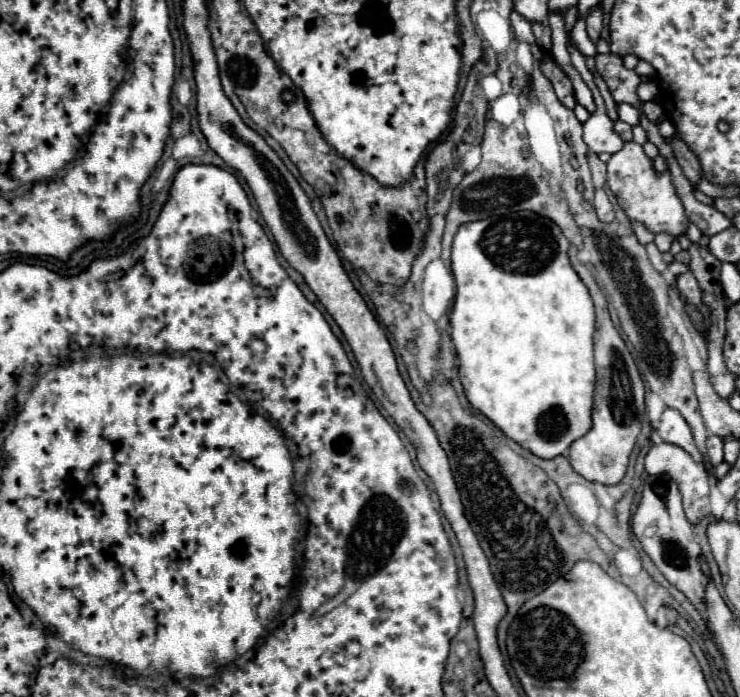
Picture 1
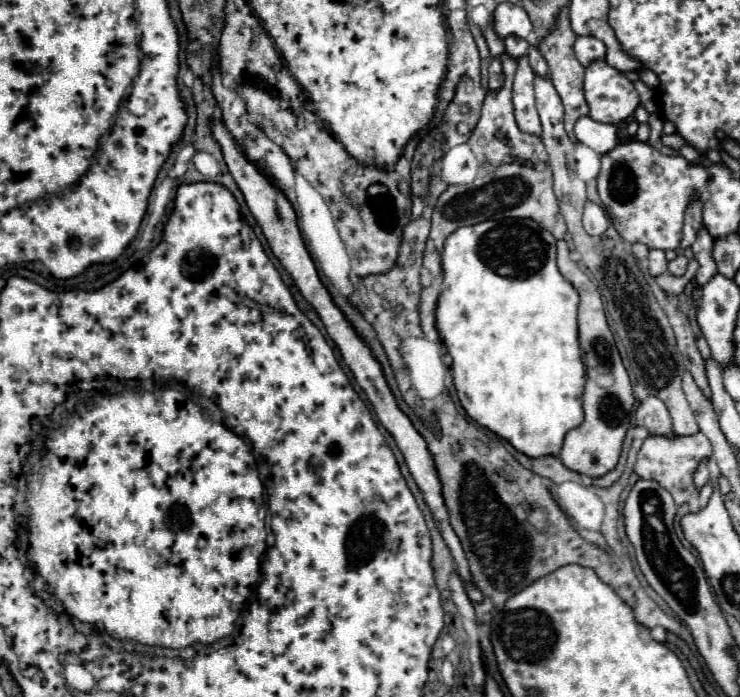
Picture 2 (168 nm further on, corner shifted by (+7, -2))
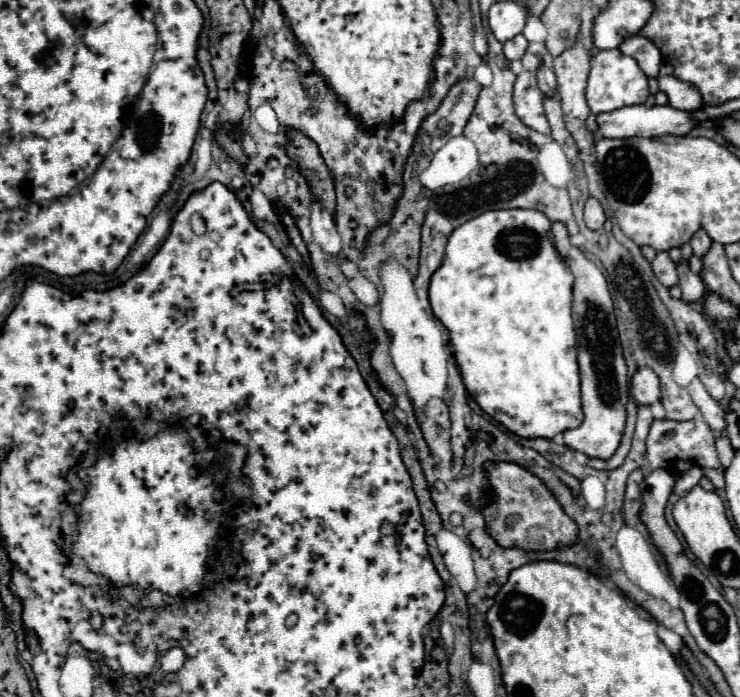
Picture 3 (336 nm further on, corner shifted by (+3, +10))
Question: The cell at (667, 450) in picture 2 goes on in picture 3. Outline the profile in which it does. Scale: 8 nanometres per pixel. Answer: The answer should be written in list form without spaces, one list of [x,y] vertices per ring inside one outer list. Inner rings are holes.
[[[653,420],[645,444],[647,444],[649,470],[663,468],[677,476],[677,474],[687,472],[693,466],[721,468],[721,464],[717,460],[717,450],[715,450],[715,434],[703,420],[689,420],[689,422]]]

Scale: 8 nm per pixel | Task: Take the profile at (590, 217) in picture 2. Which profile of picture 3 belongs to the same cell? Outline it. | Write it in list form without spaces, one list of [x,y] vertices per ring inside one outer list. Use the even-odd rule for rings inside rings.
[[[589,198],[585,204],[585,224],[591,230],[599,230],[605,224],[605,212],[603,212],[603,206],[597,198]]]

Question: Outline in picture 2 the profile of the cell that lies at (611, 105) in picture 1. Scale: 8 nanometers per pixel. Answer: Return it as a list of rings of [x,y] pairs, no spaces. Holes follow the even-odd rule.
[[[579,36],[575,42],[575,54],[583,66],[589,66],[591,62],[605,58],[605,44],[593,36]]]

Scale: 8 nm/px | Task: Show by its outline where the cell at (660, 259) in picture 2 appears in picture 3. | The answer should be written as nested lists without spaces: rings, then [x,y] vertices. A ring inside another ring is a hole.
[[[657,252],[655,260],[651,262],[655,276],[659,278],[659,282],[667,288],[671,288],[673,284],[677,284],[677,270],[675,270],[675,262],[669,258],[667,252]]]

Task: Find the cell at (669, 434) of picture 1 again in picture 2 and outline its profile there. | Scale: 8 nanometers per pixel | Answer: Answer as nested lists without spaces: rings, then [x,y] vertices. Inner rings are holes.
[[[647,396],[635,410],[635,424],[649,430],[649,434],[673,436],[671,416],[657,396]]]

